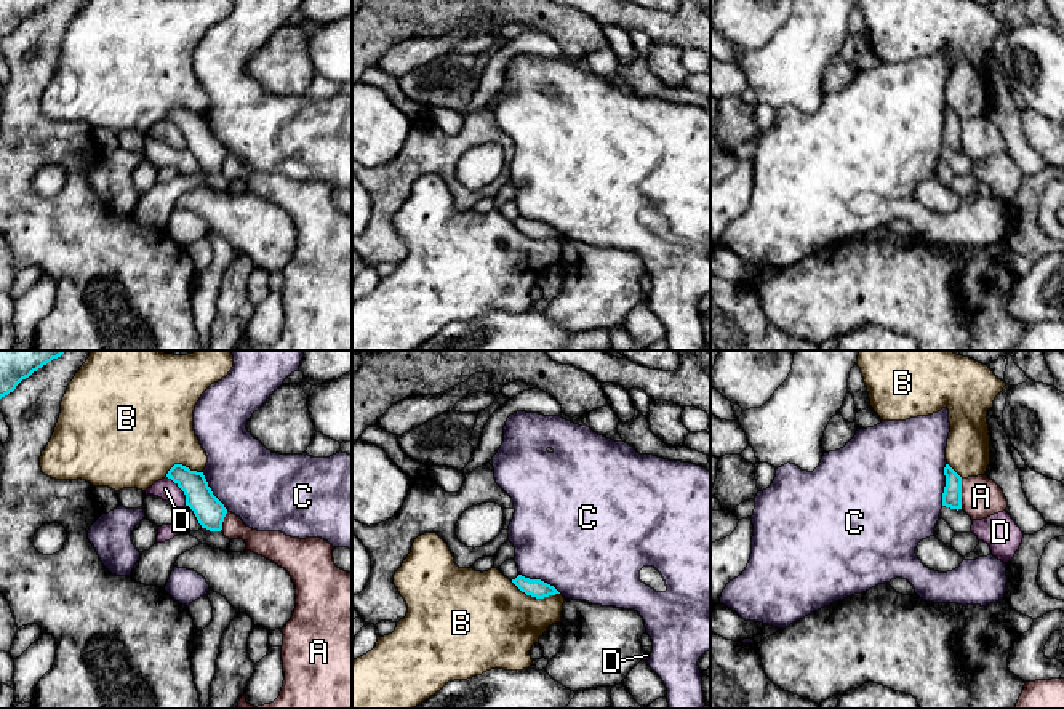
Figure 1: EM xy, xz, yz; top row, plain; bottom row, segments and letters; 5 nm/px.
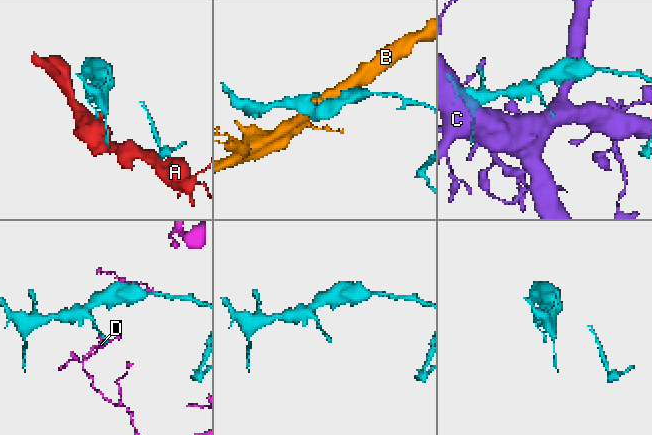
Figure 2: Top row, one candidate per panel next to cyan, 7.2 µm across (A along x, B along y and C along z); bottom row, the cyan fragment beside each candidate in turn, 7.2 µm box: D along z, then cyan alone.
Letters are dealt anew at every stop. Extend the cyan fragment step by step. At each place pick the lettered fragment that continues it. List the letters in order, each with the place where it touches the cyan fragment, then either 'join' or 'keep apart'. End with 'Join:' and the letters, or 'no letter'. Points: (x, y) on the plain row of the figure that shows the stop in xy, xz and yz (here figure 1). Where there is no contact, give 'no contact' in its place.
A: yz (960, 135) | keep apart
B: xz (535, 237) | keep apart
C: yz (946, 125) | keep apart
D: xy (181, 130) | keep apart
Join: no letter

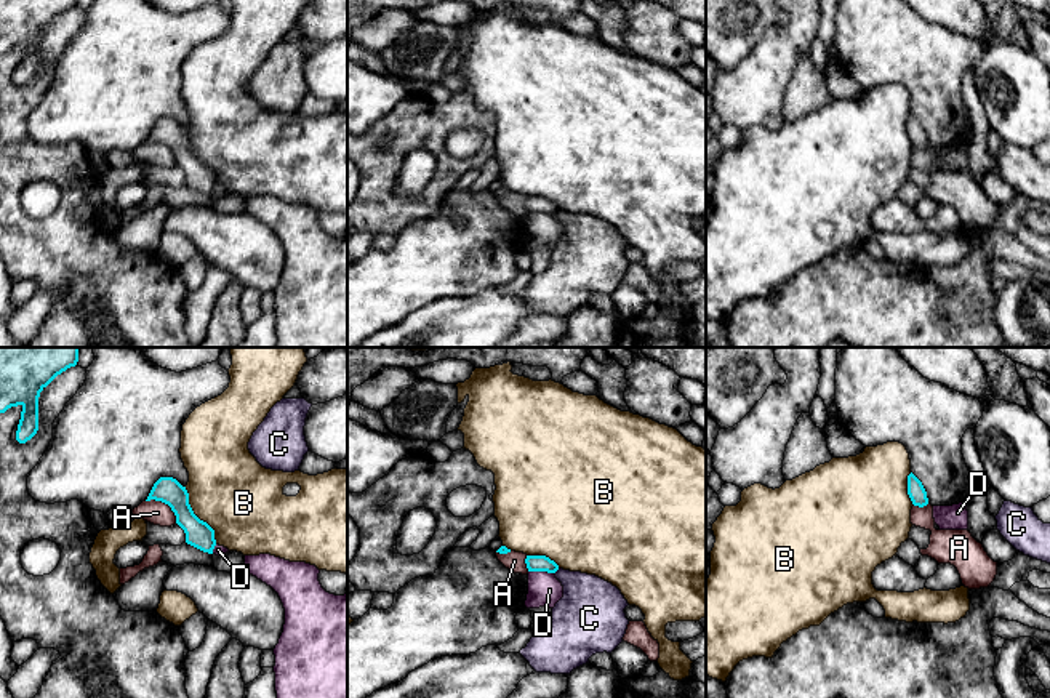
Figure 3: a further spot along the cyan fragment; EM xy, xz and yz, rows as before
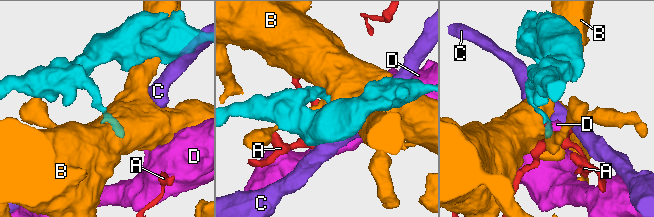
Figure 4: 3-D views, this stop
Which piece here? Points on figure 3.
A: xy (165, 144) | keep apart
B: xy (196, 157) | keep apart
C: xz (556, 212) | keep apart
D: xz (541, 212) | keep apart
Join: no letter

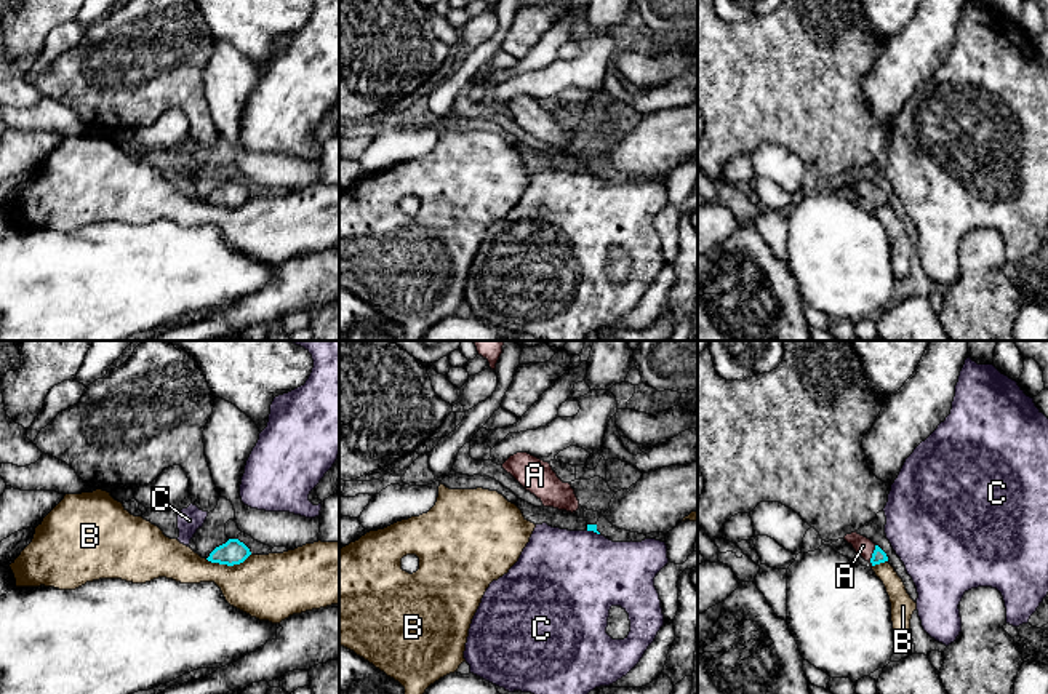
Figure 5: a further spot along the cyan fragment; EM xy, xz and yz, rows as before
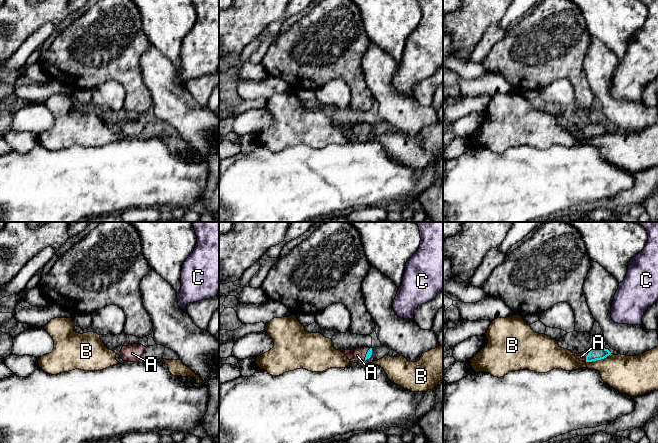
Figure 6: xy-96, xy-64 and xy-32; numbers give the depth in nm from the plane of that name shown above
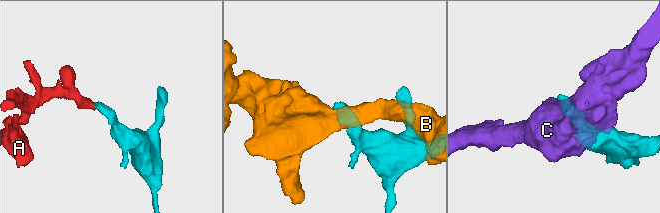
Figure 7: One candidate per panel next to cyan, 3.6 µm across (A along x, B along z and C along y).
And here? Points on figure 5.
A: yz (872, 197) | join
B: xy (228, 207) | keep apart
C: xz (592, 171) | keep apart
Join: A

